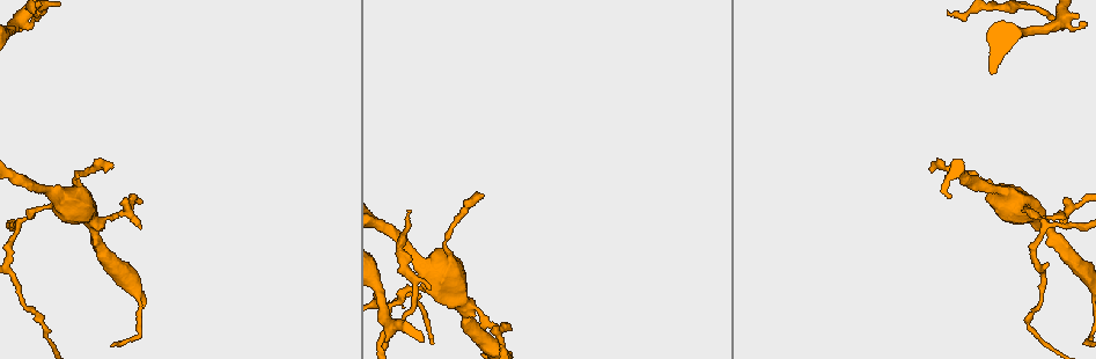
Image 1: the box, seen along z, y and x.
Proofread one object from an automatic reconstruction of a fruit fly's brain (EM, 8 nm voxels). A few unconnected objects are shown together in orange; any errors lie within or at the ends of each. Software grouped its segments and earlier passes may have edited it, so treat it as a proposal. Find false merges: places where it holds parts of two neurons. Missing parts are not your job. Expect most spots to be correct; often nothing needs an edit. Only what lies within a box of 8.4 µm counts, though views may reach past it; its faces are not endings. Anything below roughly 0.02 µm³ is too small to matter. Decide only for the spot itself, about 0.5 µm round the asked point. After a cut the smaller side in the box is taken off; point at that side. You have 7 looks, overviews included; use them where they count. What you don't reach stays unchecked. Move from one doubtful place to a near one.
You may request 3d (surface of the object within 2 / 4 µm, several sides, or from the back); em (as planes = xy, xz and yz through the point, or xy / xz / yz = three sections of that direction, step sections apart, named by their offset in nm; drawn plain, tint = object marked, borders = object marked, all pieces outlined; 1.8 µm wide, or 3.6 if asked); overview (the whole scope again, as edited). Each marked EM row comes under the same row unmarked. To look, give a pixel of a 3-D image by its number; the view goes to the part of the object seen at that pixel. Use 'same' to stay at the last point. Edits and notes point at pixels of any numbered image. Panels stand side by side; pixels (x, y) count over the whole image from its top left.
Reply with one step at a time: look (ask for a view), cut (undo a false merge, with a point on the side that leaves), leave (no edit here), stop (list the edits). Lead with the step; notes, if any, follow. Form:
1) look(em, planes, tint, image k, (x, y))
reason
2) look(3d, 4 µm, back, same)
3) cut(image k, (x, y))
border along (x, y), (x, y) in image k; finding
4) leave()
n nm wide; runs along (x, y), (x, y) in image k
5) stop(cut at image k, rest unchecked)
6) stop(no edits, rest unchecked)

look(em, planes, tint, image 1, (1044, 225))
three arms meet

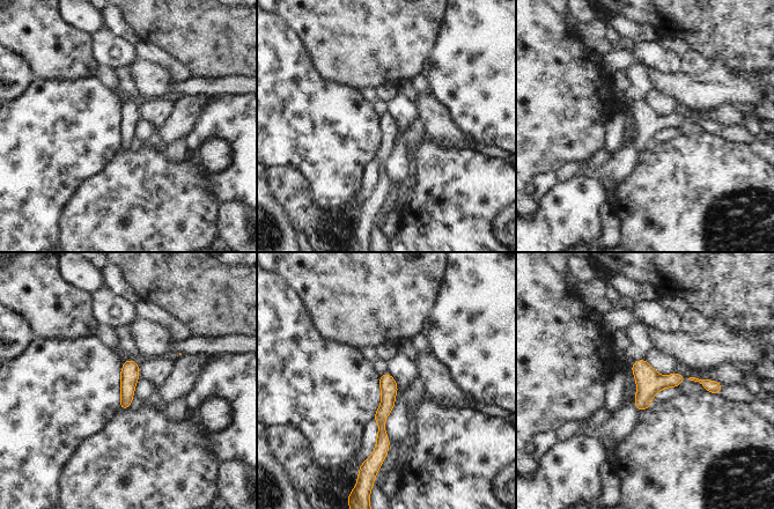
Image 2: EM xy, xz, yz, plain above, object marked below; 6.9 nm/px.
leave()
120 nm wide; runs along (386, 376), (381, 451) in image 2; all the same neuron

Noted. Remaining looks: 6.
look(3d, 4 µm, image 1, (464, 304))
three arms meet

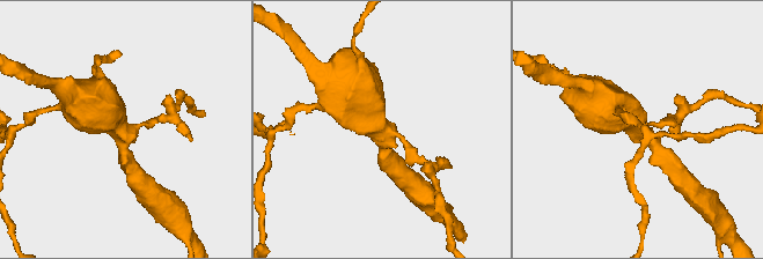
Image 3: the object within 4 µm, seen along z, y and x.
look(em, 3.6 µm, planes, tint, image 3, (122, 134))
3 arms; shape alone is not enough

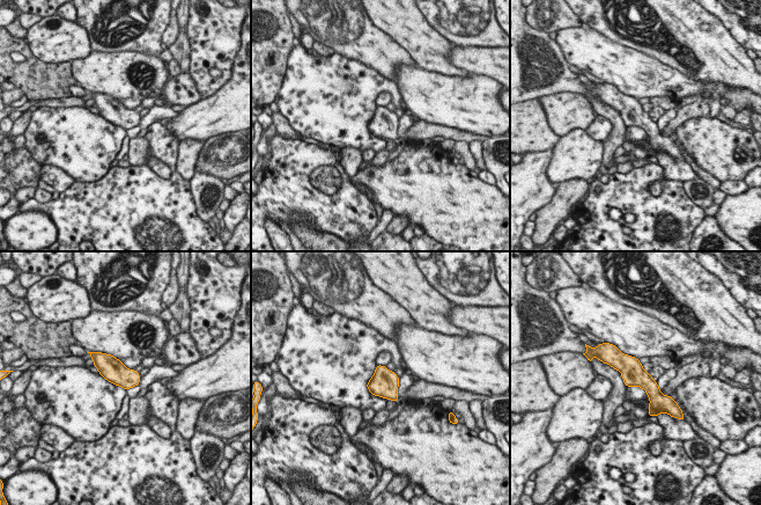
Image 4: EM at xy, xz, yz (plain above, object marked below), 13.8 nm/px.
leave()
320 nm wide; runs along (619, 356), (654, 392), (660, 407) in image 4; one neuron here

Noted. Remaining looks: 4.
look(em, planes, tint, image 1, (21, 18))
arms part here

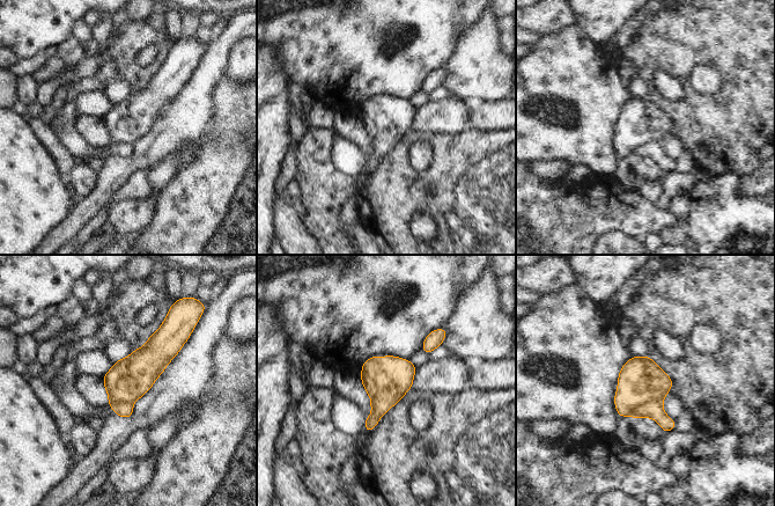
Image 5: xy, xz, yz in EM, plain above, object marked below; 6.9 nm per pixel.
cut(image 5, (651, 409))
border along (661, 401), (648, 401), (632, 415) in image 5; a second neuron is stuck on

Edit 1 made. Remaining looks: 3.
stop(cut at image 5, rest unchecked)

